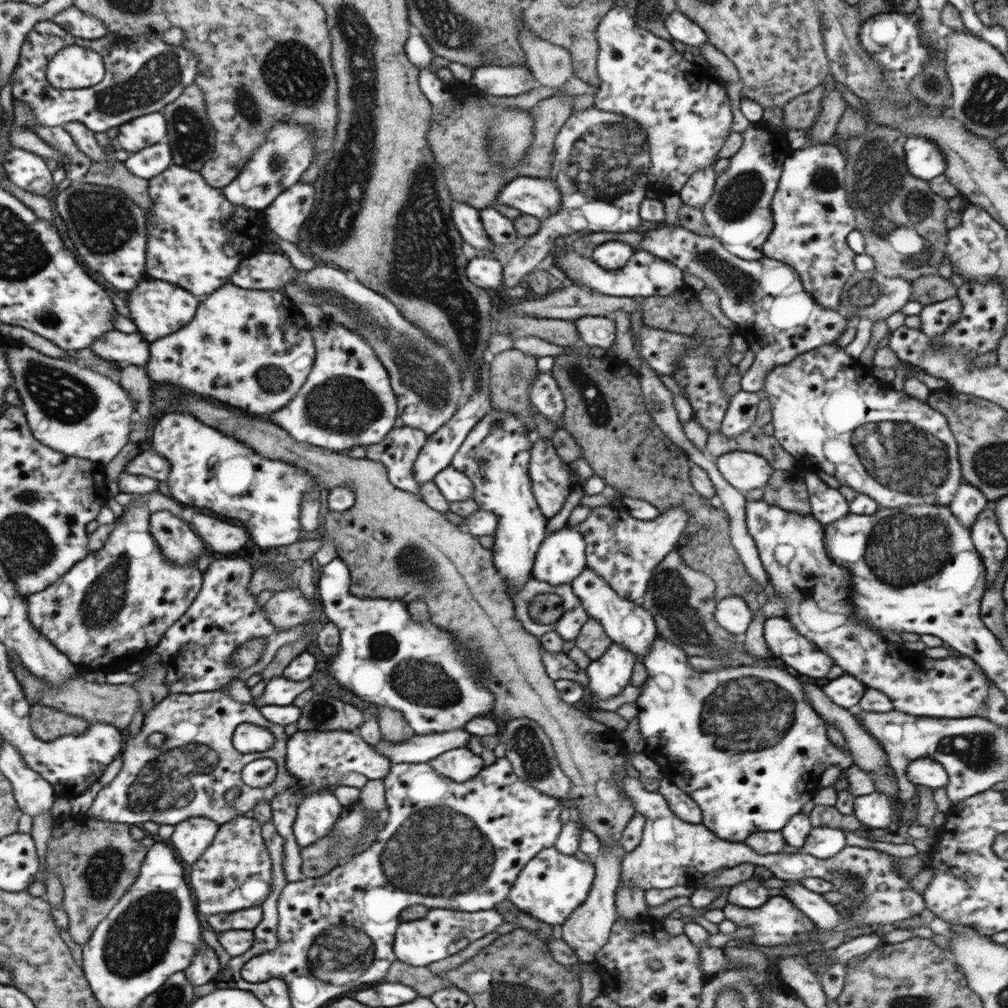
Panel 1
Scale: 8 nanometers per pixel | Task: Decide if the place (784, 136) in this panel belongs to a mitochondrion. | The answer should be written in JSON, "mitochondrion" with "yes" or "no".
{"mitochondrion":"no"}

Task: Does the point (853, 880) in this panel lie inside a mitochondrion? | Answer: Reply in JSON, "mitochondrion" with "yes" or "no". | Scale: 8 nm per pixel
{"mitochondrion":"yes"}

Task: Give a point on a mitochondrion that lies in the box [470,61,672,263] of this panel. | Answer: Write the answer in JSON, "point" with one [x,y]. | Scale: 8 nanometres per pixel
{"point":[605,162]}

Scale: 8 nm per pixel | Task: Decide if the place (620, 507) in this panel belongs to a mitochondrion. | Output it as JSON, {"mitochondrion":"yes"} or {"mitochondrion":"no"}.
{"mitochondrion":"no"}

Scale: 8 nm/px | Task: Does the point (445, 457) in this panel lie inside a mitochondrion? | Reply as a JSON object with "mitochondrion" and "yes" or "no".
{"mitochondrion":"no"}

